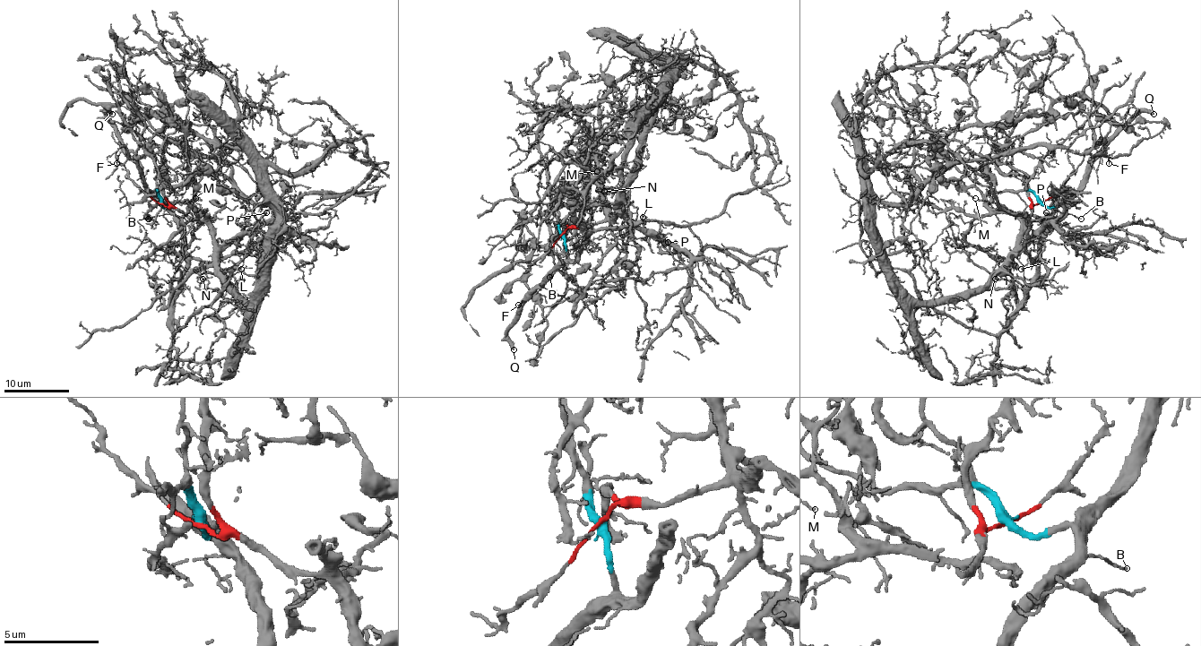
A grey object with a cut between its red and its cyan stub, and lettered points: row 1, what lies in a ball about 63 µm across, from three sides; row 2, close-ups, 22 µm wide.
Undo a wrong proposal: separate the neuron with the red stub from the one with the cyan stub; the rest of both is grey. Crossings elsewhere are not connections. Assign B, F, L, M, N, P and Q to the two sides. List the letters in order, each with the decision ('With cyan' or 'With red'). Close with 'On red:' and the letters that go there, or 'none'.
B: With cyan
F: With cyan
L: With cyan
M: With red
N: With red
P: With red
Q: With cyan
On red: M, N, P

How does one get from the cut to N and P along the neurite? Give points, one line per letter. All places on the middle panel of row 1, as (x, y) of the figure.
N: (562, 235), (569, 228), (585, 228), (603, 223), (614, 213), (614, 205), (606, 201), (601, 191), (604, 191)
P: (562, 235), (569, 228), (603, 223), (621, 217), (629, 219), (642, 228), (652, 229), (664, 245), (668, 243)

